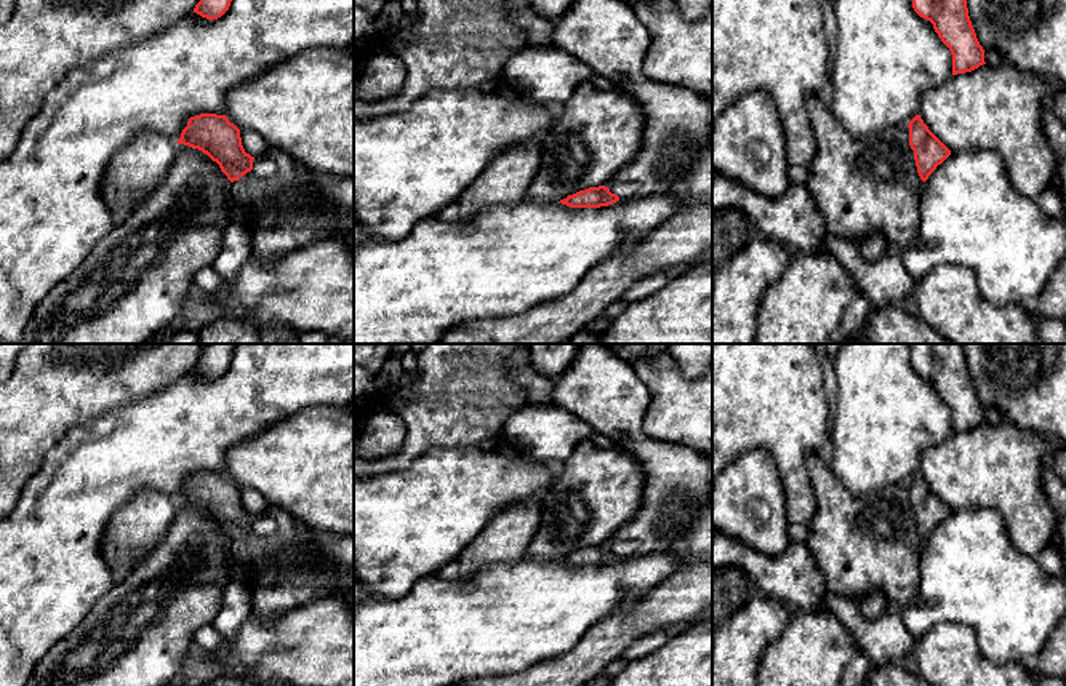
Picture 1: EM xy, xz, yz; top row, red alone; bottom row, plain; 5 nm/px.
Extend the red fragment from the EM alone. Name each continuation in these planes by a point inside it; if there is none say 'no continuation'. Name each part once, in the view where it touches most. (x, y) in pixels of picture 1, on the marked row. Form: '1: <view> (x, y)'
1: xy (300, 218)

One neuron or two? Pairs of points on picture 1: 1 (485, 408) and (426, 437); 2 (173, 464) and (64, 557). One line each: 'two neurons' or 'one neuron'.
1: one neuron
2: one neuron

